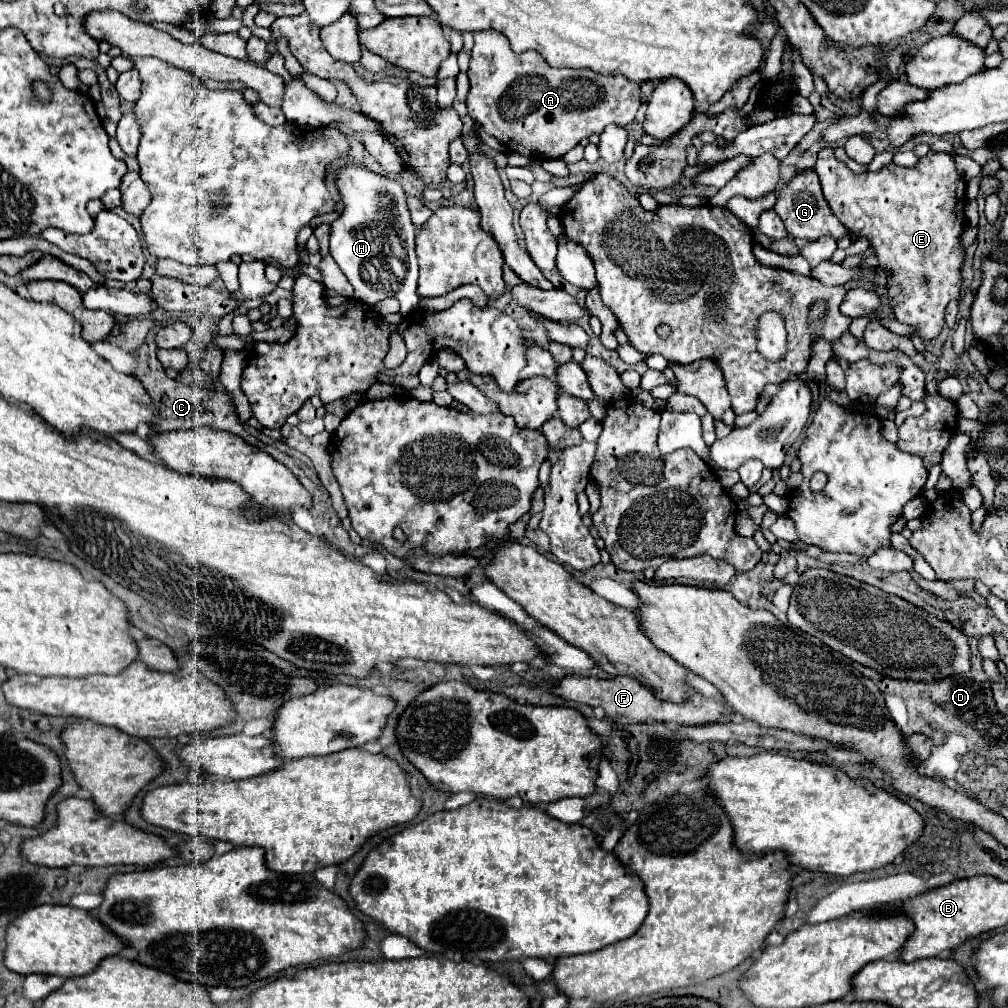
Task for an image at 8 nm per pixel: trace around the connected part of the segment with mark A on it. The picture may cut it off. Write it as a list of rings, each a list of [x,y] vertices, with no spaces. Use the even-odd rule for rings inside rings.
[[[481,30],[473,34],[475,44],[471,50],[469,62],[469,94],[467,94],[467,110],[469,116],[493,138],[523,156],[533,158],[561,158],[579,140],[601,134],[607,124],[627,126],[635,120],[639,110],[639,84],[631,80],[623,80],[623,76],[599,76],[593,70],[573,70],[573,68],[551,68],[541,54],[537,52],[523,52],[515,54],[509,48],[509,40],[497,30]]]

